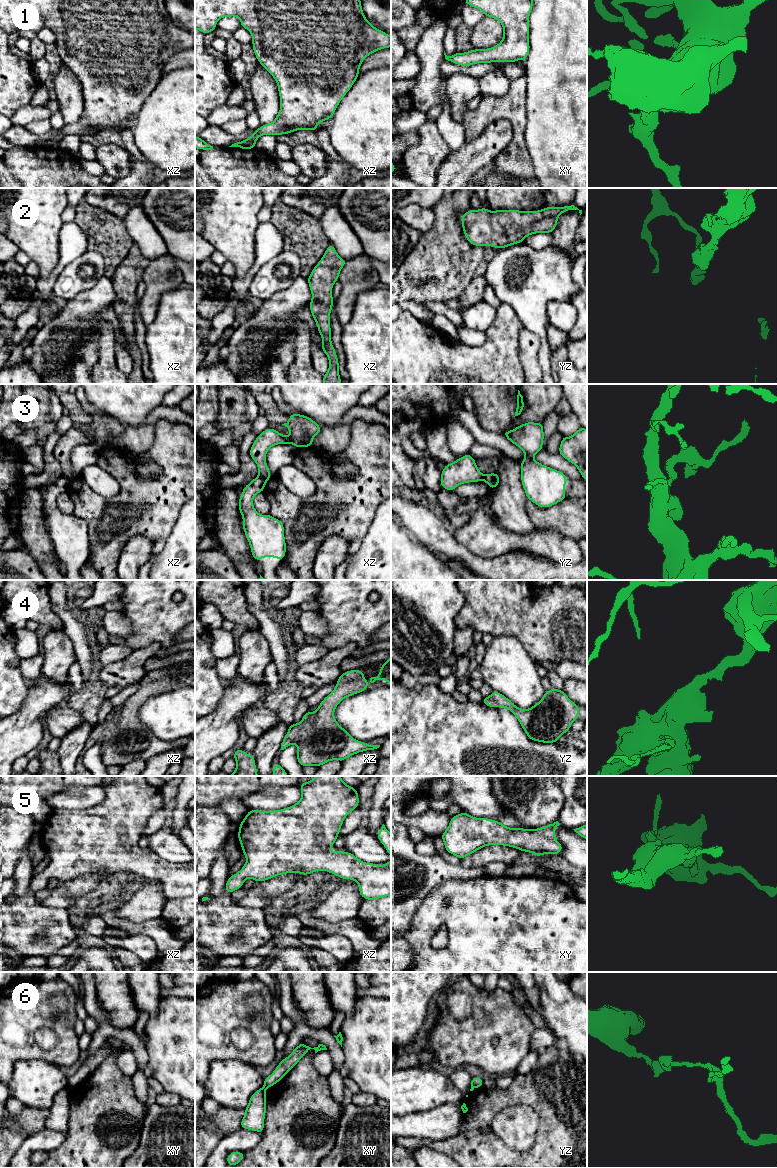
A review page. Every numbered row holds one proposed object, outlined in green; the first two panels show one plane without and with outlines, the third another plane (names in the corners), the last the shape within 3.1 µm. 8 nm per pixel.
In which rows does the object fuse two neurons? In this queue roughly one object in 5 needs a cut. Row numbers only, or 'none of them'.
3, 6

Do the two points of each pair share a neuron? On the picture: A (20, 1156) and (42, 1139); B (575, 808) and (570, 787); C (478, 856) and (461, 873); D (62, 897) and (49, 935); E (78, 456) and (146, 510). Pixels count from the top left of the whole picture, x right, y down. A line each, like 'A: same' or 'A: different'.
A: same
B: same
C: different
D: different
E: different

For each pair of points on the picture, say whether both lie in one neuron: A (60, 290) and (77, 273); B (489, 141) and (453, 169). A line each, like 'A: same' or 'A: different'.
A: same
B: same

